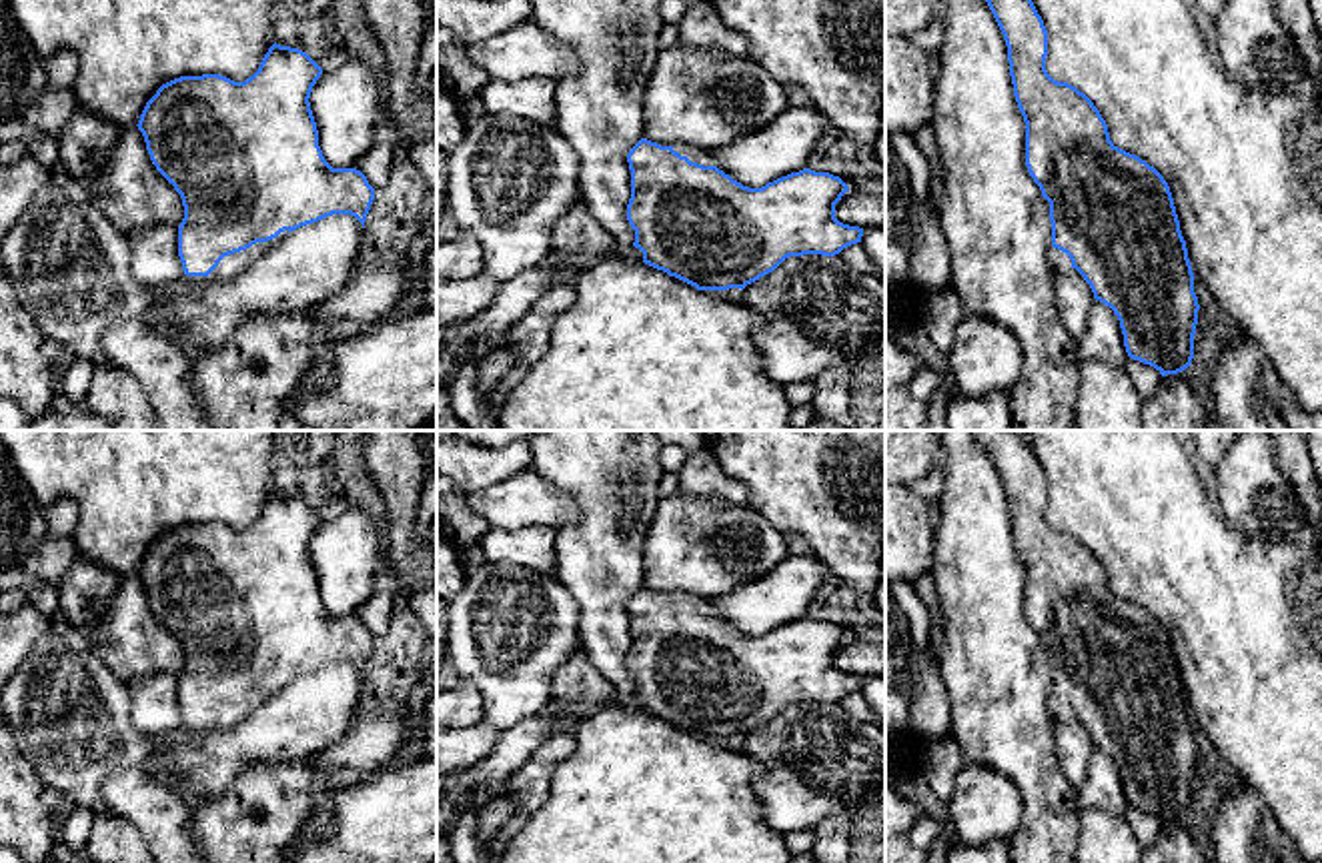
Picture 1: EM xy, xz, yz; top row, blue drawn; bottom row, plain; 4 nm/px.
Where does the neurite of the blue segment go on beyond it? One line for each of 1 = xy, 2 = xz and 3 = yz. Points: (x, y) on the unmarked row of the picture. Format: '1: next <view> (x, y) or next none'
1: next xy (229, 715)
2: next xz (696, 603)
3: next yz (1058, 709)

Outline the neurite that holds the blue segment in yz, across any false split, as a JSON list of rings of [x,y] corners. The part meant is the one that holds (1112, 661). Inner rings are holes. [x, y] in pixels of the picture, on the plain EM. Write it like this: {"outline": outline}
{"outline": [[[973,430],[987,451],[1008,495],[1014,545],[1026,571],[1026,615],[1050,651],[1052,723],[1076,717],[1094,747],[1114,759],[1130,807],[1162,825],[1192,813],[1198,745],[1186,689],[1164,625],[1110,589],[1094,551],[1046,519],[1048,479],[1030,443],[1018,430]]]}

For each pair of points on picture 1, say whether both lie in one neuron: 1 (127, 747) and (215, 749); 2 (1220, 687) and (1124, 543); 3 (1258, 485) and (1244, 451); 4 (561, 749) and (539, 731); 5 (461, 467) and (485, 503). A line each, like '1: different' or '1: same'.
1: same
2: same
3: same
4: different
5: different

